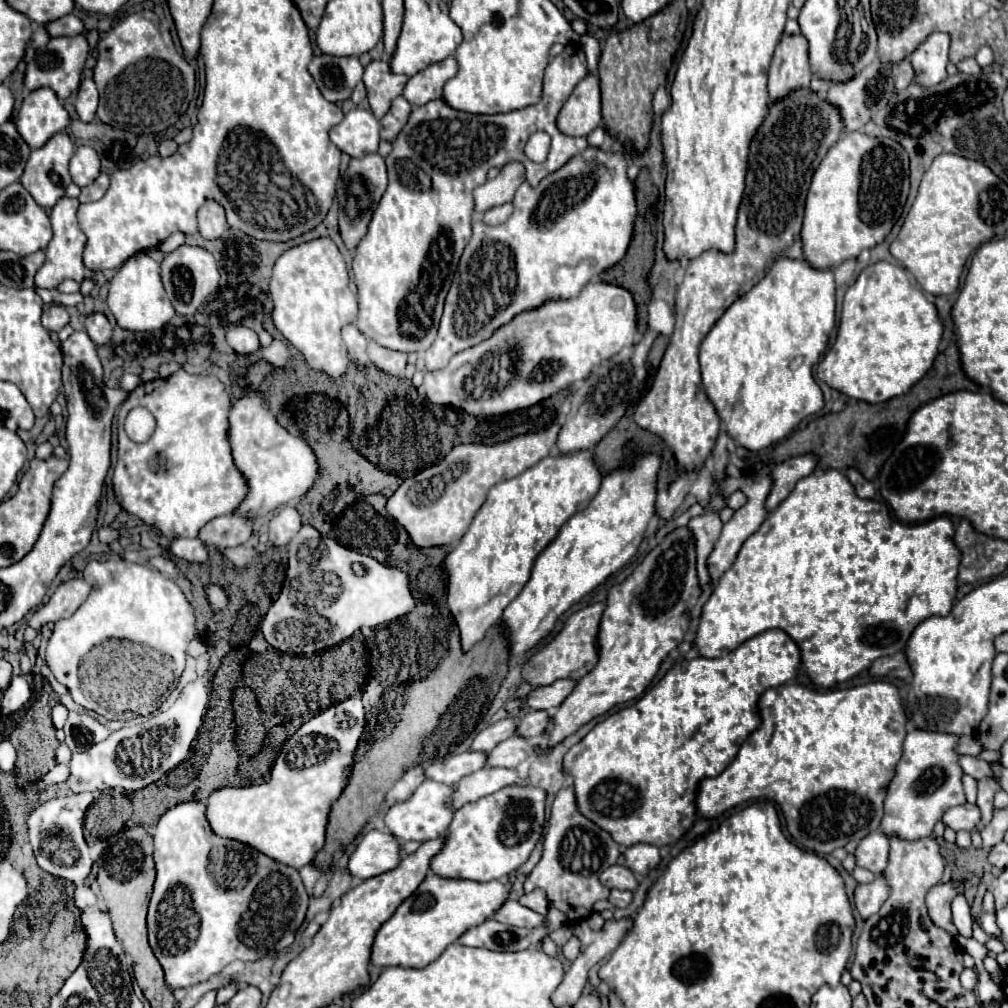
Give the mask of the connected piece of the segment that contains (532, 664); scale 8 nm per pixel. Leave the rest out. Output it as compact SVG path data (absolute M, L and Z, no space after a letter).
M597 602L597 604L591 604L591 606L571 614L565 620L561 632L555 638L551 638L547 644L543 644L525 662L525 666L521 670L523 680L529 682L531 686L549 686L549 684L553 684L555 680L561 680L561 678L581 680L597 662L595 642L597 642L597 628L599 628L599 620L601 620L603 608L605 608L605 604Z

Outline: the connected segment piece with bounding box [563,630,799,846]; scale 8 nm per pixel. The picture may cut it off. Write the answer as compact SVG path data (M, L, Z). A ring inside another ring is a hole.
M767 630L763 634L757 634L755 638L743 642L739 648L735 648L733 652L715 658L715 660L707 660L707 658L693 658L693 660L679 660L673 664L673 668L655 684L651 686L633 706L627 706L615 714L611 714L609 718L601 720L579 744L575 744L563 760L563 772L569 774L573 778L573 790L575 790L575 800L577 800L577 808L579 812L589 818L591 822L595 822L599 828L603 828L605 832L609 832L613 836L613 840L621 846L633 846L635 842L651 842L653 846L667 846L667 844L675 844L693 824L695 820L695 792L697 792L697 784L707 778L707 776L717 776L721 774L737 756L739 746L745 742L745 738L759 726L759 714L757 714L757 700L759 696L773 686L781 686L787 680L791 680L797 674L799 668L799 648L797 644L783 632L783 630Z

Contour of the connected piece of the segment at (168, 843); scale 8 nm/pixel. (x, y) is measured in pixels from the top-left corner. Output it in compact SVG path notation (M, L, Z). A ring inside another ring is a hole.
M201 800L181 802L169 808L153 828L153 858L157 864L157 878L149 904L147 928L149 944L165 970L165 982L171 990L203 982L211 974L219 974L227 964L235 960L249 962L291 946L295 932L303 924L309 902L309 894L295 868L281 864L247 844L217 836L211 830L205 810L207 804ZM245 912L247 934L241 932L241 920Z

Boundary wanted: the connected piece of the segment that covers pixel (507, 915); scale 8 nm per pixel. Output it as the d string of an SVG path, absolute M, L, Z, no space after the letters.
M507 898L501 908L493 914L493 918L497 922L503 922L503 924L511 924L511 926L525 926L525 928L535 928L535 926L541 926L543 924L543 916L521 906L515 898Z

